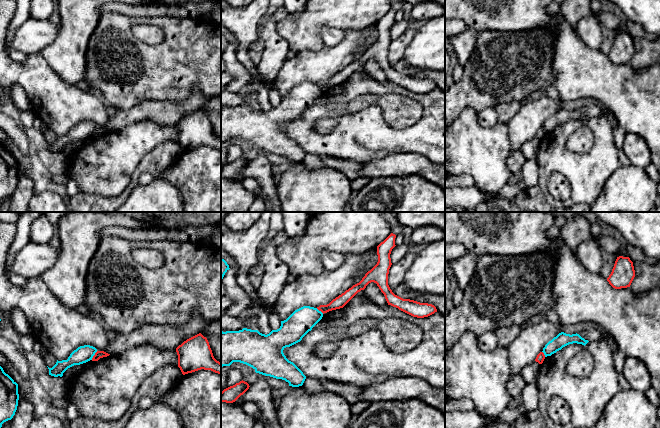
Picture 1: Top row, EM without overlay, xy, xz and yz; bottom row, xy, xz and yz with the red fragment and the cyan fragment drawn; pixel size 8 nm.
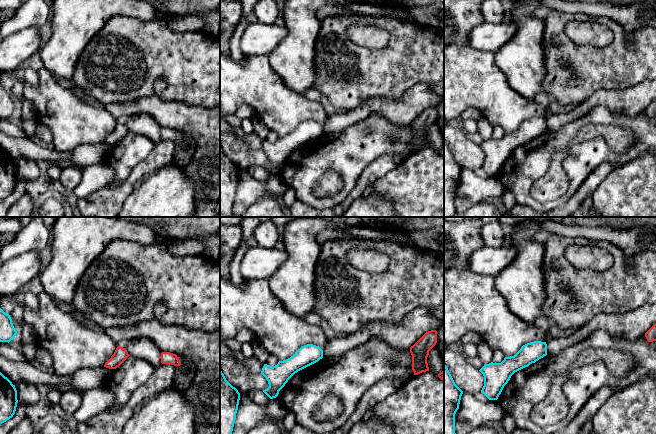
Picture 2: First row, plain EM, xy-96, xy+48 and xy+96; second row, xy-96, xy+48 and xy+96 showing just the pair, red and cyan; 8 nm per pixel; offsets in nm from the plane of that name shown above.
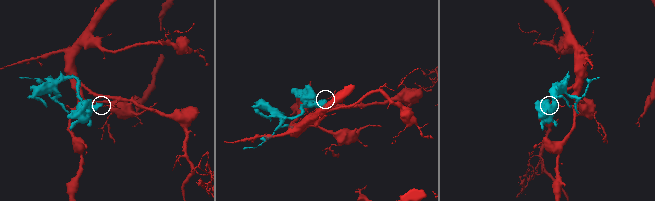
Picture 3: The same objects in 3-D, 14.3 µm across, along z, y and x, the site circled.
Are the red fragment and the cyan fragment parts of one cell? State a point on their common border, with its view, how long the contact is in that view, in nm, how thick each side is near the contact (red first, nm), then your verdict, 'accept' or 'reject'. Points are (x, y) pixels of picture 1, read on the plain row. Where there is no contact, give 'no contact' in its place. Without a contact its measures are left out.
xy (94, 131) | 90 nm | 60/140 nm | reject

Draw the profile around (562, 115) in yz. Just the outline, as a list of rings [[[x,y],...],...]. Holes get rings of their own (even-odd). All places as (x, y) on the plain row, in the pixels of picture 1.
[[[561,108],[545,121],[542,128],[544,129],[545,133],[547,133],[569,120],[577,119],[585,122],[588,118],[588,116],[585,116],[577,109],[570,111]]]

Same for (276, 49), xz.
[[[269,19],[260,30],[260,37],[264,40],[265,48],[256,69],[267,84],[273,82],[290,51],[288,42],[277,33],[276,23],[275,20]]]

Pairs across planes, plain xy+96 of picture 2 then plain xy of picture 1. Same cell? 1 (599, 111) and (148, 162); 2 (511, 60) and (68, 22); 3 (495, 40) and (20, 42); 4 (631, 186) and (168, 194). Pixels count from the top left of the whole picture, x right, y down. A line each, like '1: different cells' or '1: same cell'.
1: different cells
2: same cell
3: same cell
4: different cells

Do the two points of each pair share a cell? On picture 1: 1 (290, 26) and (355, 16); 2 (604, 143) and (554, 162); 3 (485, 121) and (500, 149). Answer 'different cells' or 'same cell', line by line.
1: same cell
2: same cell
3: different cells

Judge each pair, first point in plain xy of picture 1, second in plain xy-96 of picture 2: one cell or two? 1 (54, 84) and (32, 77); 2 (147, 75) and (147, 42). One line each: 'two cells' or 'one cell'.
1: two cells
2: one cell

